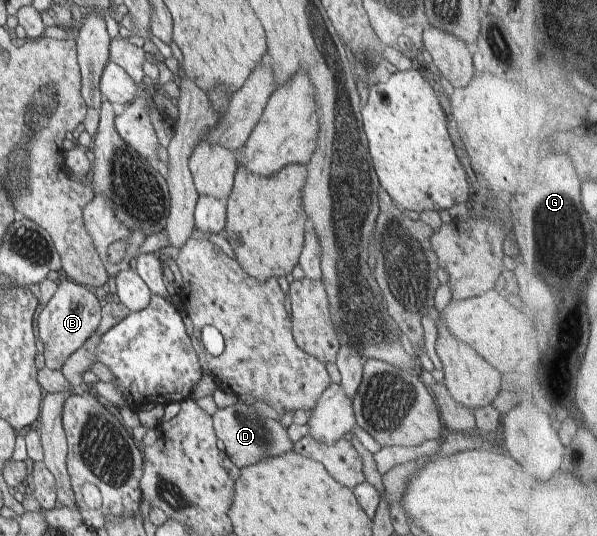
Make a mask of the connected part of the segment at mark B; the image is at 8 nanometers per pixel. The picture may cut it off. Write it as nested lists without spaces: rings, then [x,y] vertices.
[[[62,279],[55,295],[37,317],[37,333],[44,345],[45,365],[60,371],[65,361],[93,335],[101,323],[103,301],[93,294],[93,290],[74,281]]]

